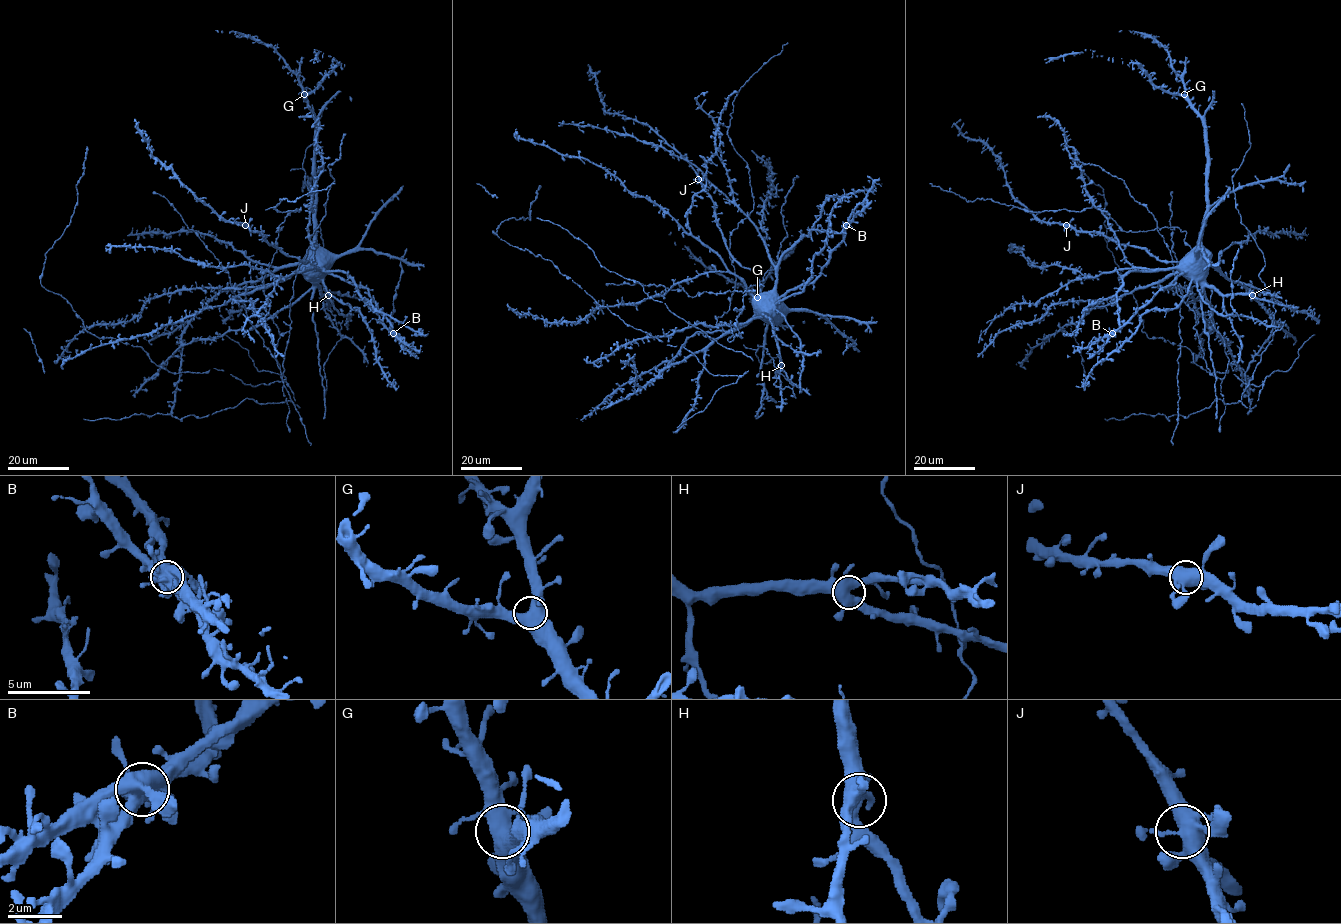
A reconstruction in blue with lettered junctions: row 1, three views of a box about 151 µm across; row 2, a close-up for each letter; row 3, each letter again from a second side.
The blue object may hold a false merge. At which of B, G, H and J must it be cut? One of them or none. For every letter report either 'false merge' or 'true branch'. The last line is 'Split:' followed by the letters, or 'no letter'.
B: true branch
G: true branch
H: true branch
J: true branch
Split: no letter

